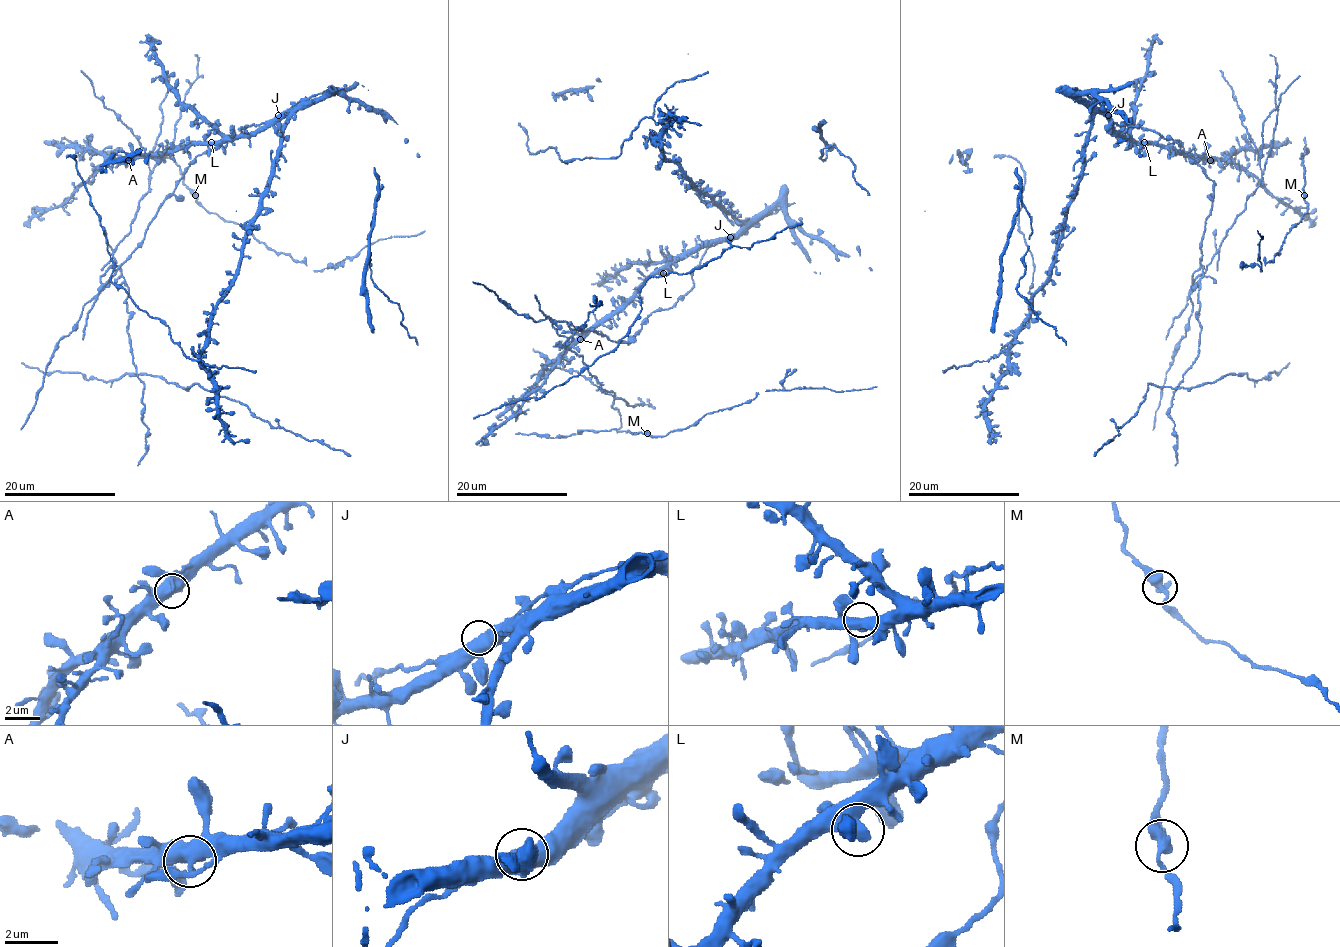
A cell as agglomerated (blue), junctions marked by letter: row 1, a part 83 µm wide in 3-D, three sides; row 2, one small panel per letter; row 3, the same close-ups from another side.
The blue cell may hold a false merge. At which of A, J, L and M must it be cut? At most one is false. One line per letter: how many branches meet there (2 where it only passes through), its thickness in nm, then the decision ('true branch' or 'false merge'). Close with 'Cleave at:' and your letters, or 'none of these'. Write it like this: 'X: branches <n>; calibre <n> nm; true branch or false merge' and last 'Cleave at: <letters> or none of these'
A: branches 2; calibre 550 nm; true branch
J: branches 2; calibre 550 nm; false merge
L: branches 2; calibre 460 nm; true branch
M: branches 2; calibre 420 nm; true branch
Cleave at: J

